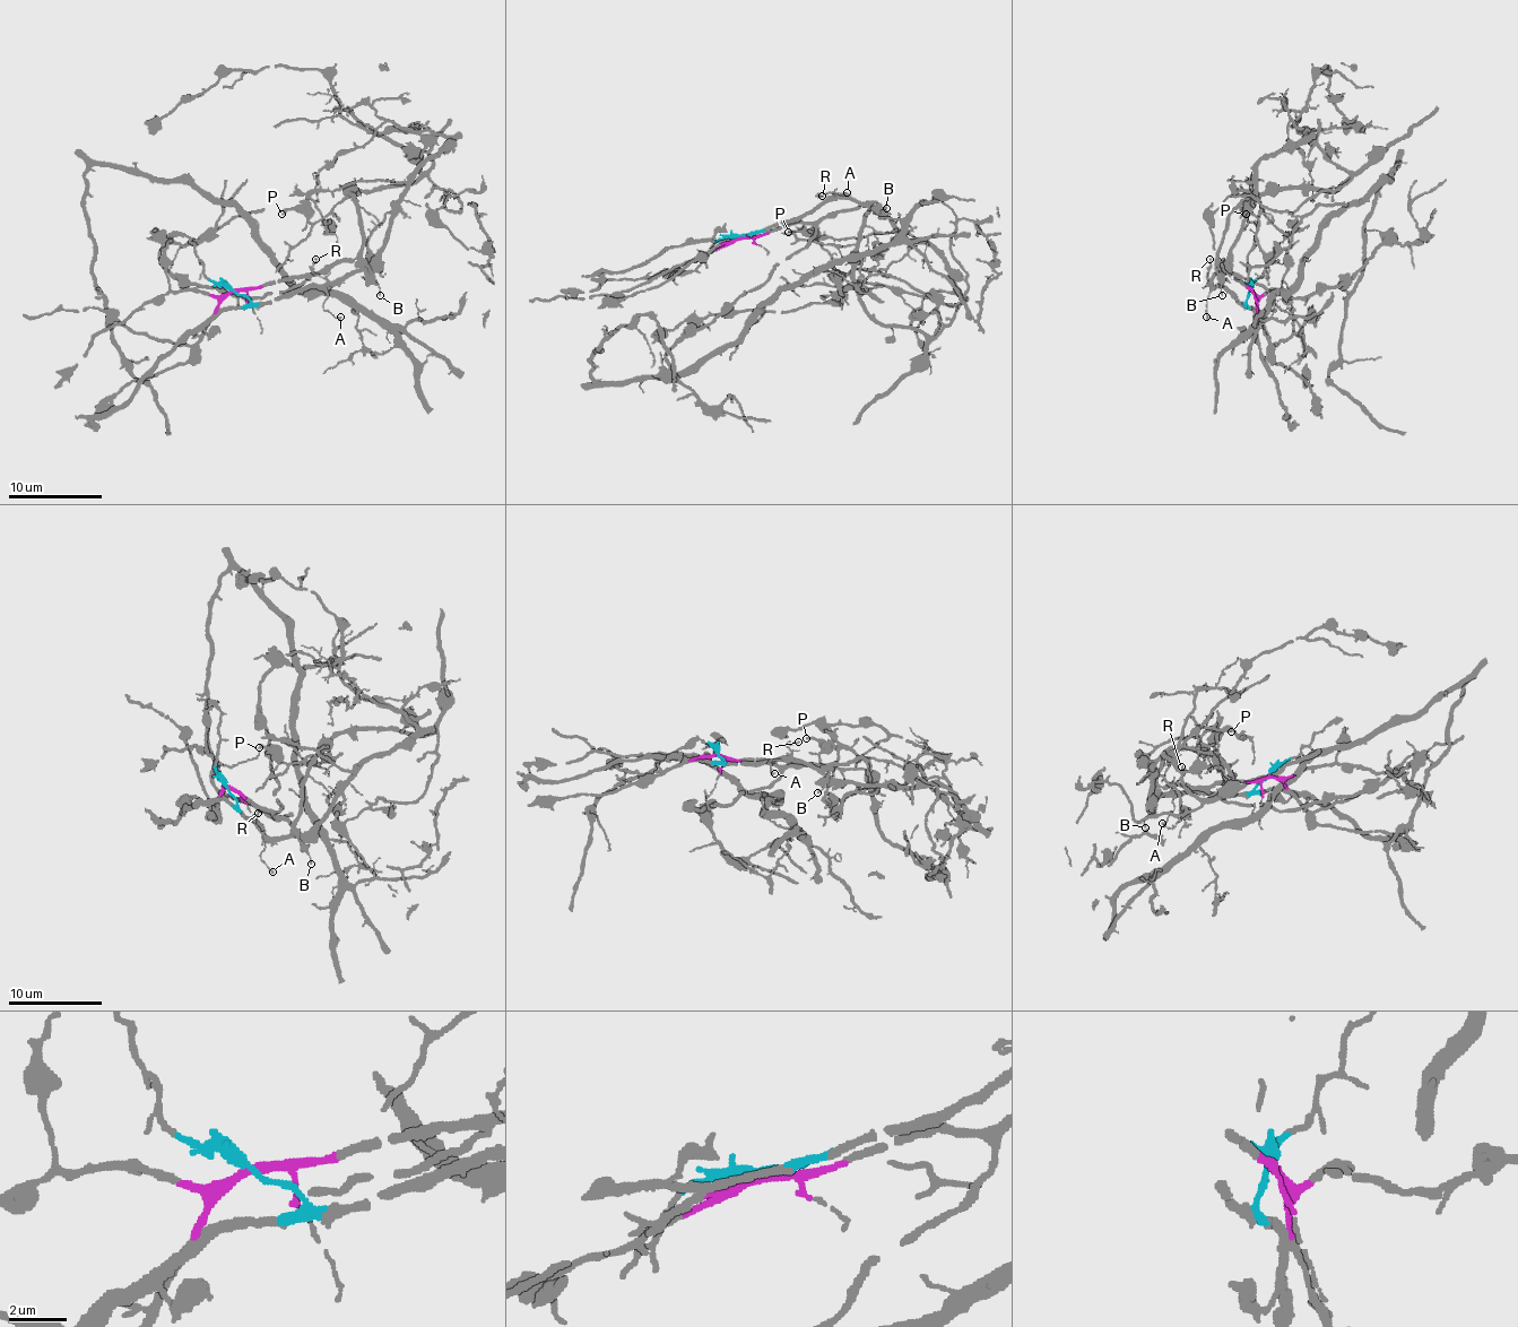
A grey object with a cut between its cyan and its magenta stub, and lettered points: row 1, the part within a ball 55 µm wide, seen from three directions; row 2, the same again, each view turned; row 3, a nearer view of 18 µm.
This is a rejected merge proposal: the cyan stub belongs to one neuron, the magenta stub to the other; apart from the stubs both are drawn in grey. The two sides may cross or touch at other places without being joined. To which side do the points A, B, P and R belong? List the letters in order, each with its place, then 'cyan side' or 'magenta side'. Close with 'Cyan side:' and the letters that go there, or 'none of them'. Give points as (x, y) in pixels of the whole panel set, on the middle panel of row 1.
A: place (847, 192); cyan side
B: place (886, 208); magenta side
P: place (788, 232); magenta side
R: place (822, 196); cyan side
Cyan side: A, R

